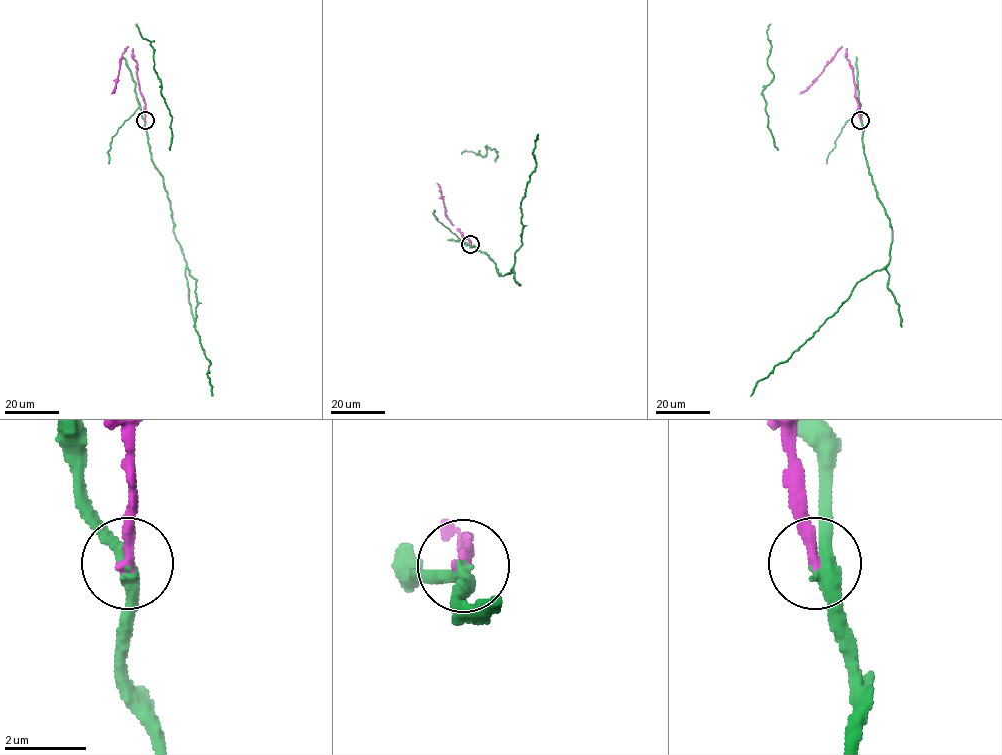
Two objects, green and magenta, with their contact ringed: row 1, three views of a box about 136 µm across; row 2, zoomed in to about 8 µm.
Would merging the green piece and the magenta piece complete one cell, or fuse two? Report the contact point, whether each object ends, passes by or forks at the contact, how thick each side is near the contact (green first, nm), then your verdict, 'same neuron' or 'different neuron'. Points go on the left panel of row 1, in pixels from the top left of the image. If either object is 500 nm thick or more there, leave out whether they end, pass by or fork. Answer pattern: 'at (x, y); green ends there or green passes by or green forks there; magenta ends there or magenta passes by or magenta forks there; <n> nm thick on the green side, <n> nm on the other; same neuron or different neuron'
at (145, 120); green passes by; magenta ends there; 340 nm thick on the green side, 280 nm on the other; different neuron

